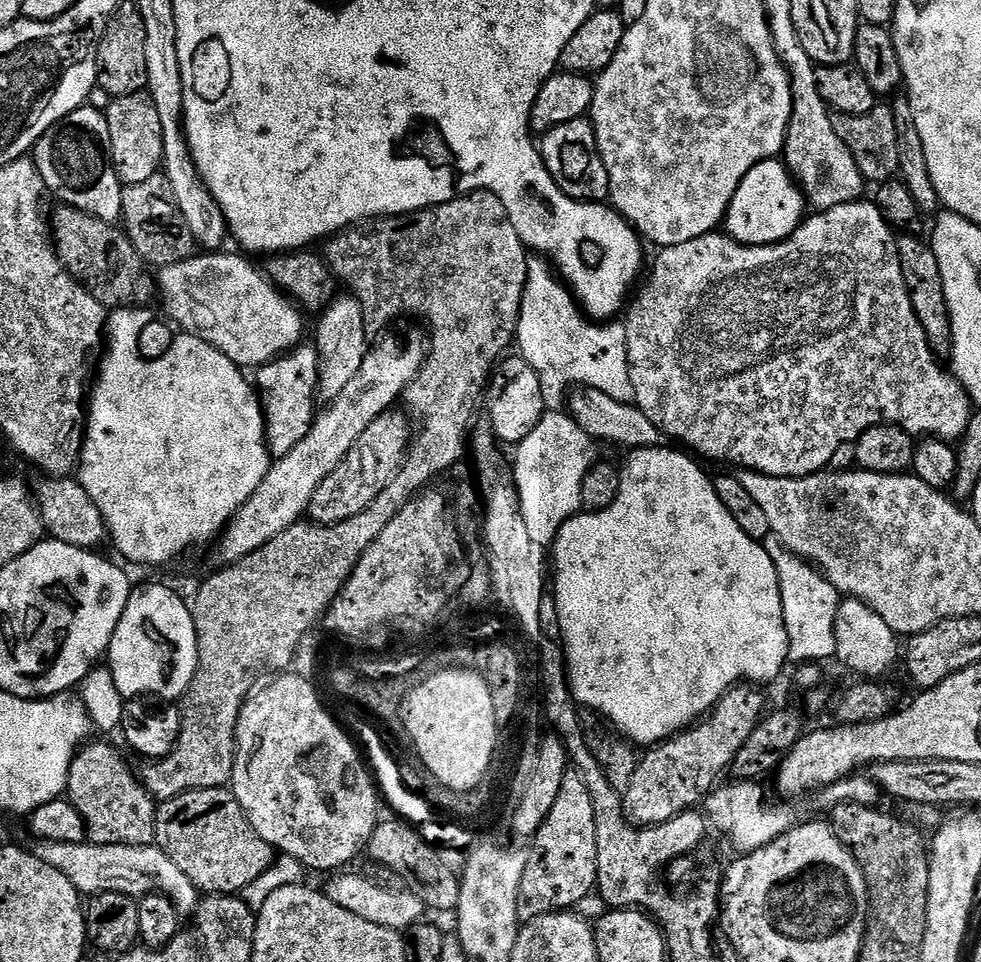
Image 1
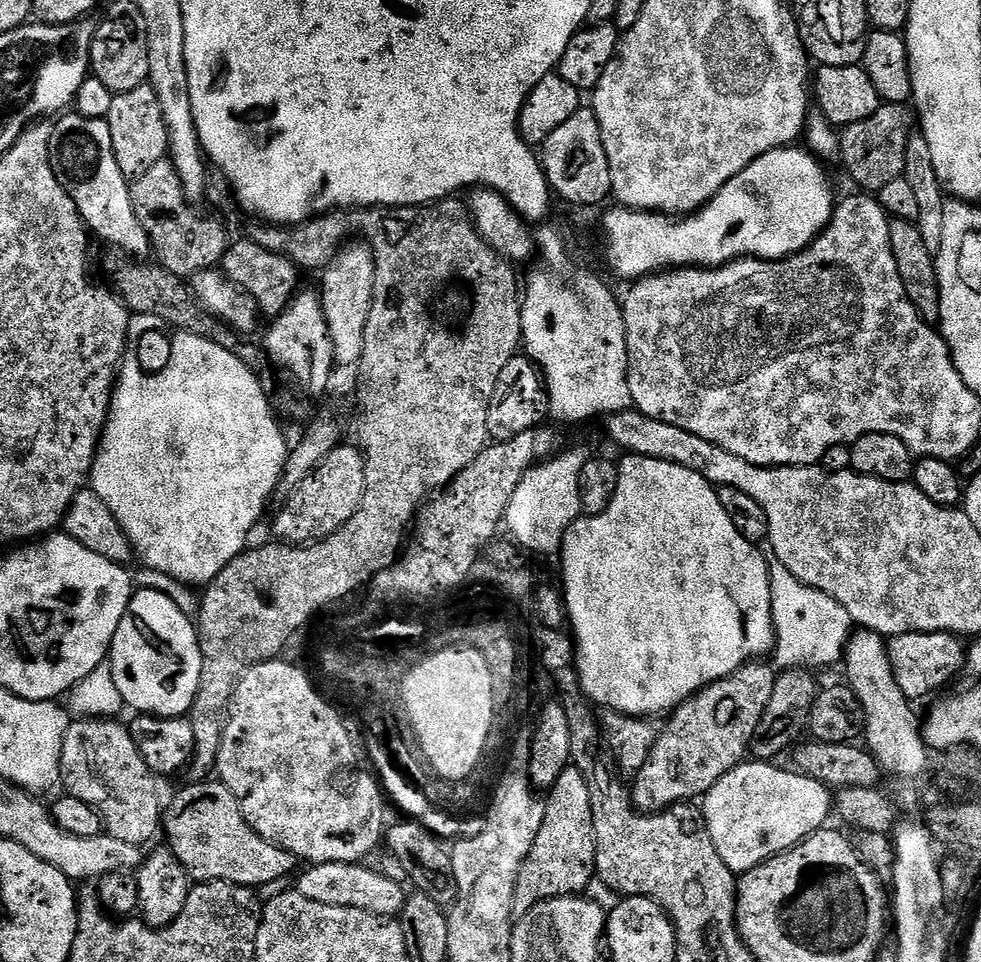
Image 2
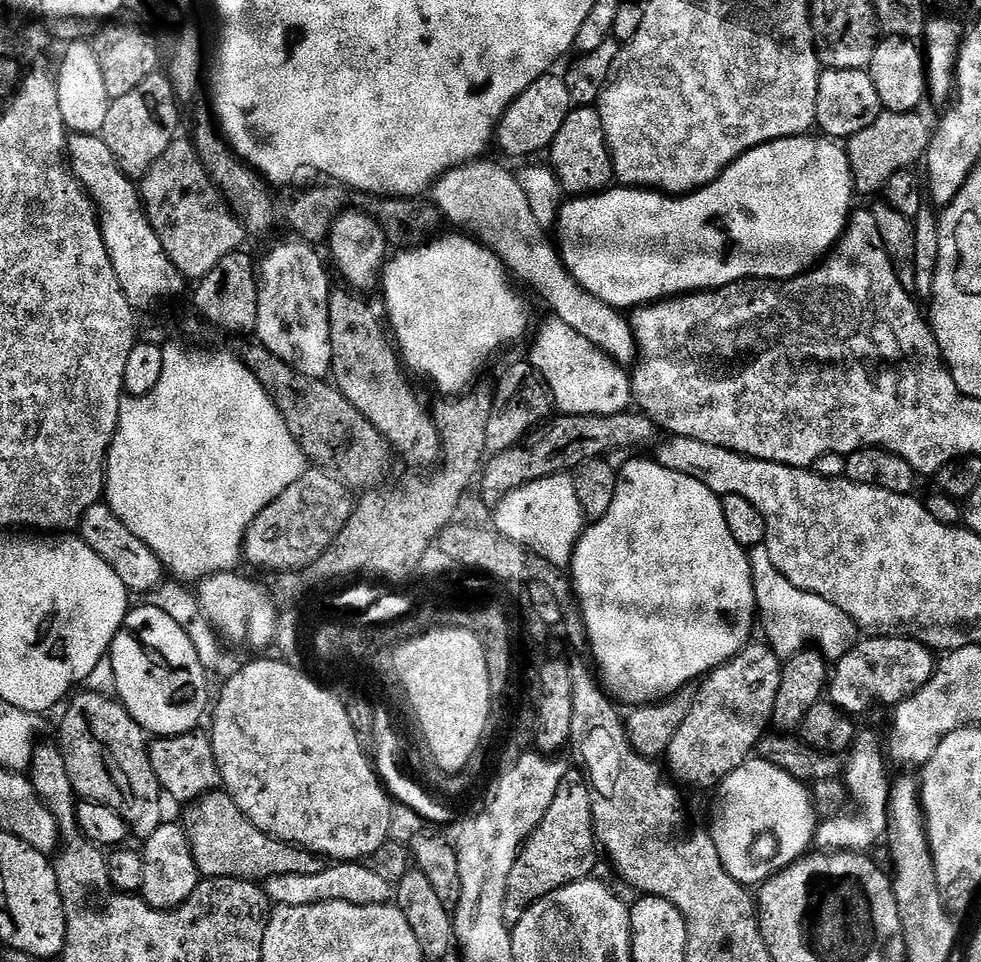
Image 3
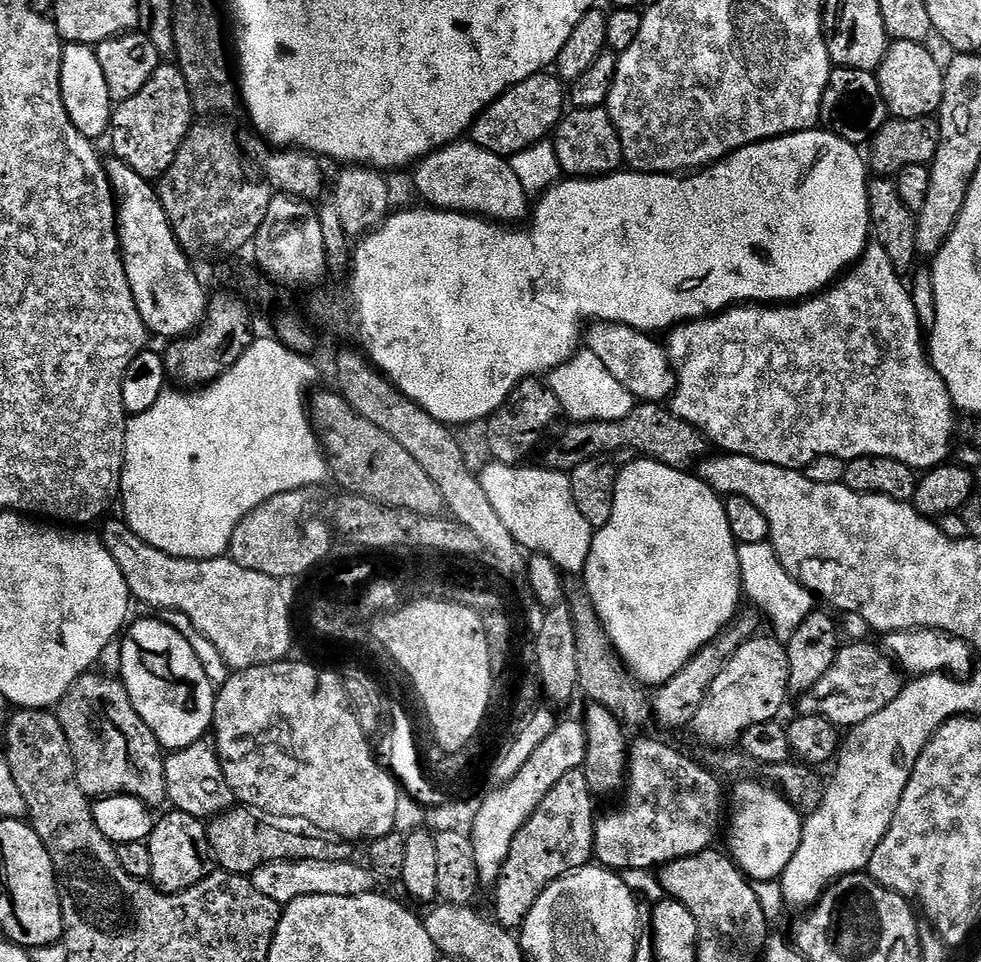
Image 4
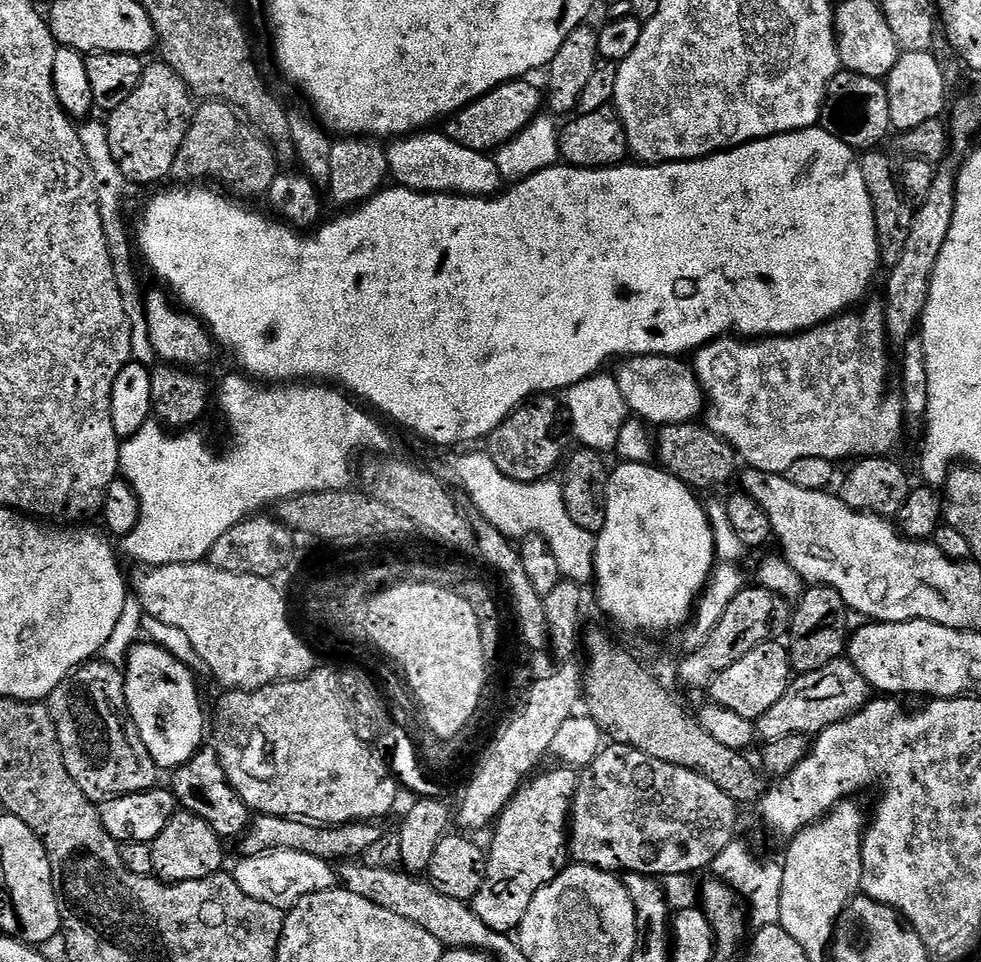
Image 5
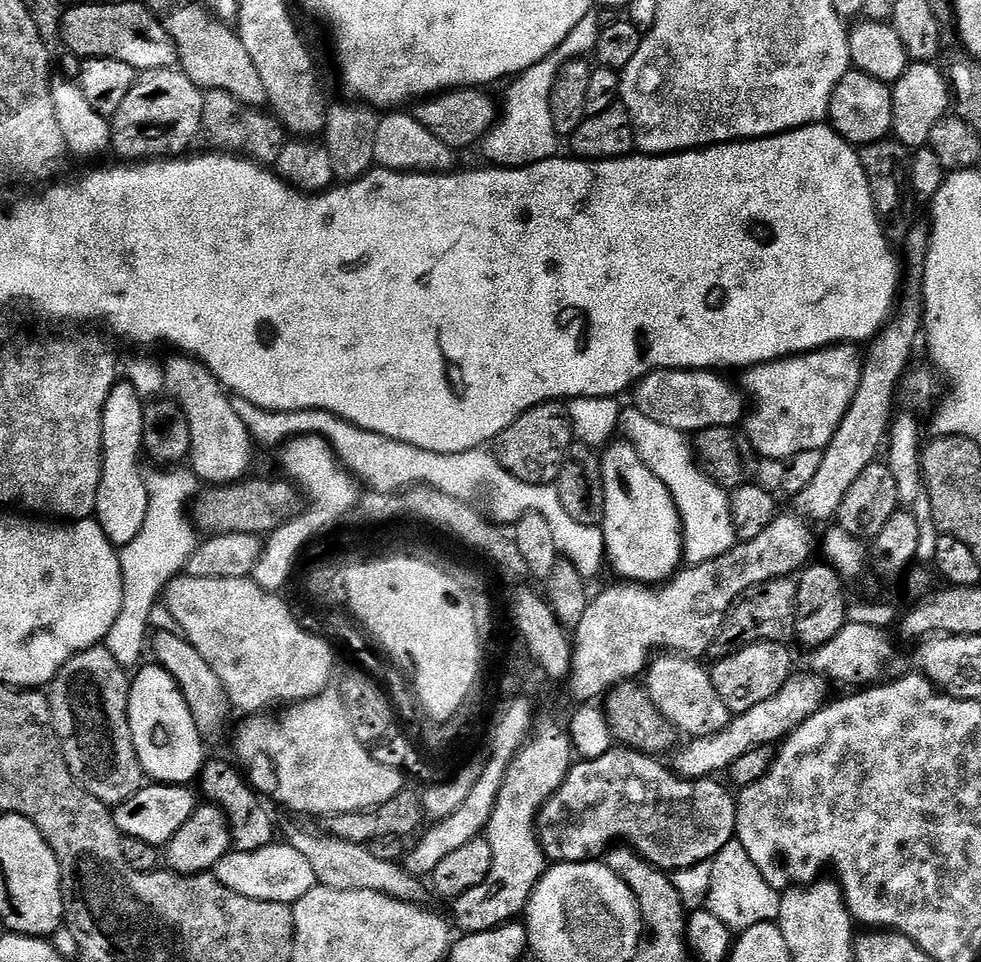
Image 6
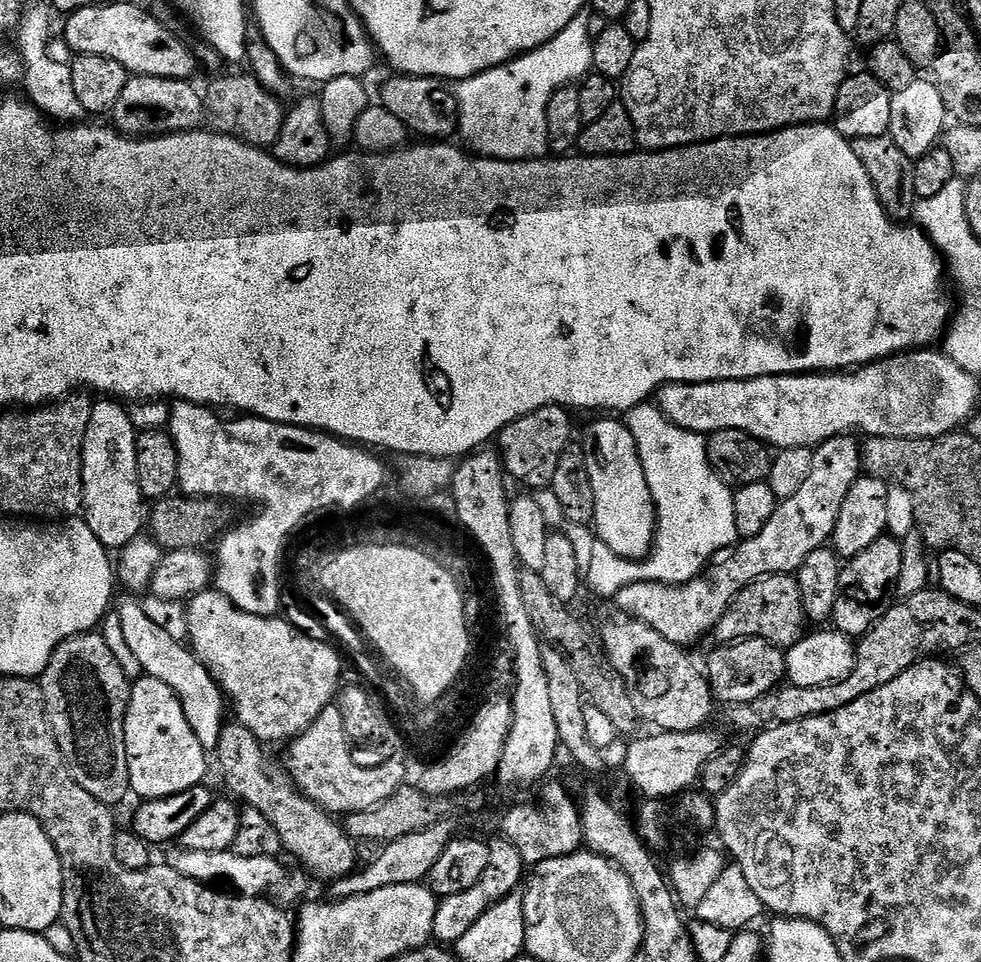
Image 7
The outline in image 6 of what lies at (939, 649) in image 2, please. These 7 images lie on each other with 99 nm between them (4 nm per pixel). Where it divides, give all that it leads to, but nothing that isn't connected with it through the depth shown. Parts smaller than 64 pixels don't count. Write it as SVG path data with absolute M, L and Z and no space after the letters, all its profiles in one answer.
M811 670L805 672L805 676L799 676L799 674L789 676L782 690L766 698L766 702L758 702L758 706L752 707L751 710L733 715L732 721L718 734L698 736L689 739L685 748L677 747L676 757L672 762L670 761L675 773L686 779L712 778L718 774L715 772L727 773L728 767L738 758L742 758L746 750L779 745L794 729L802 726L802 722L809 720L819 708L829 703L829 681Z

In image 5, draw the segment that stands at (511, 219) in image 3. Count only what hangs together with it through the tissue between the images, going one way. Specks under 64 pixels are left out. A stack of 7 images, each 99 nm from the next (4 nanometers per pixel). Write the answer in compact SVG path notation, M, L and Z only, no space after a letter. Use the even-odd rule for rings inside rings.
M424 130L408 137L399 137L391 143L392 146L387 147L389 175L399 187L415 192L464 196L492 196L503 189L503 176L491 155L466 148L452 141L444 132L432 131L436 130ZM629 356L619 361L620 369L614 372L618 382L618 390L622 390L622 398L626 398L629 413L652 426L666 424L691 424L696 416L705 411L706 397L691 363L683 364L683 359L674 356Z

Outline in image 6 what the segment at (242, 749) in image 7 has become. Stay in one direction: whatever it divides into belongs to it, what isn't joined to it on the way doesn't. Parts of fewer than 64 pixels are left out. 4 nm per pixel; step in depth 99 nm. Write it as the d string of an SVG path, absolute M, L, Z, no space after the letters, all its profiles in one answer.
M296 828L289 836L288 843L306 862L310 862L311 869L316 875L317 885L330 890L374 890L378 894L386 894L395 900L405 900L407 904L420 904L423 901L426 884L423 879L410 874L403 863L391 864L380 856L375 856L363 844L342 842L342 838L325 836L323 831L311 832L308 828Z

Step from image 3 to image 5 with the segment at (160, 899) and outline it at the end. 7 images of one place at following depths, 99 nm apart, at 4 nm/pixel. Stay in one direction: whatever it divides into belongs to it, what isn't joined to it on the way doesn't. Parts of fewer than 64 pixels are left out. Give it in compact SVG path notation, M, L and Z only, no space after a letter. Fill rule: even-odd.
M180 810L166 822L166 830L153 840L154 870L152 876L164 884L181 884L194 882L207 876L215 876L225 867L222 838L210 826L194 814ZM221 844L221 845L220 845Z

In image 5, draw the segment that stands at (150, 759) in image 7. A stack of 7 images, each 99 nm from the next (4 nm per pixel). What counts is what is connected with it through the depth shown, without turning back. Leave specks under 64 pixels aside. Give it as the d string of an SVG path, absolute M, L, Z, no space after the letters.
M138 642L128 652L126 667L123 669L124 689L128 712L142 734L142 742L146 742L146 750L150 750L150 758L154 758L157 769L175 770L180 768L200 751L204 740L204 708L200 705L200 692L196 689L196 680L192 672L172 652L159 648L156 644Z

